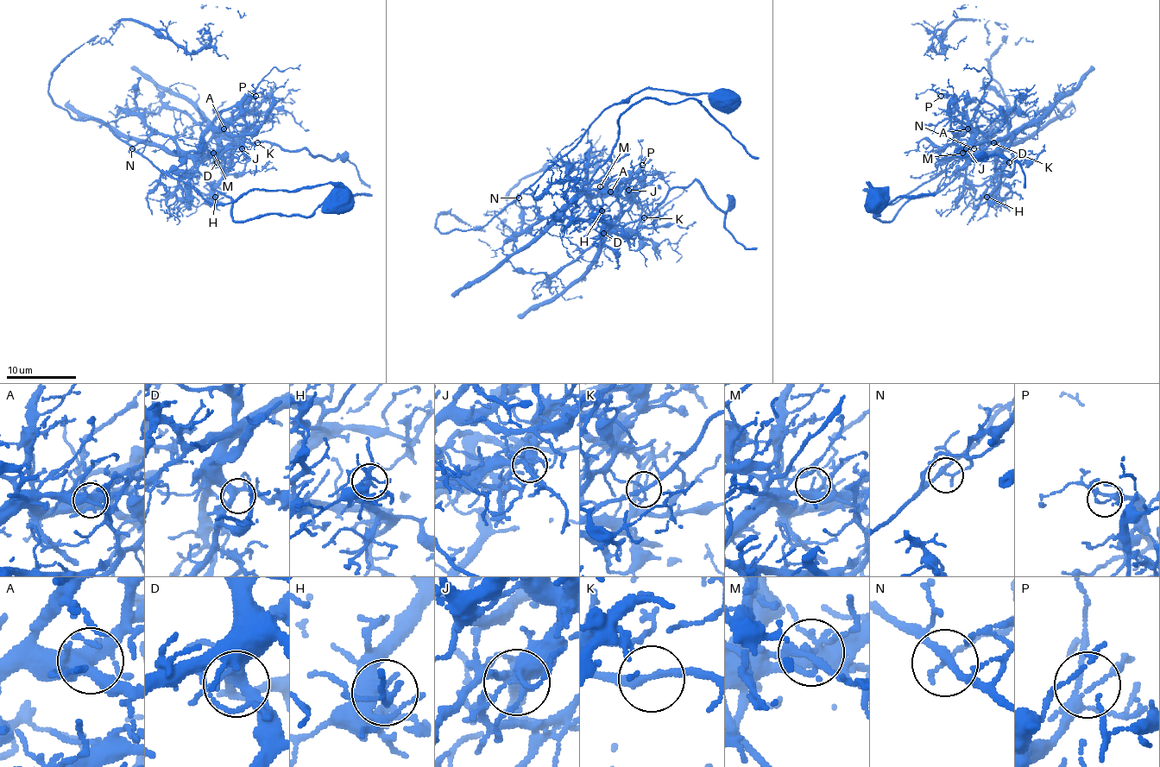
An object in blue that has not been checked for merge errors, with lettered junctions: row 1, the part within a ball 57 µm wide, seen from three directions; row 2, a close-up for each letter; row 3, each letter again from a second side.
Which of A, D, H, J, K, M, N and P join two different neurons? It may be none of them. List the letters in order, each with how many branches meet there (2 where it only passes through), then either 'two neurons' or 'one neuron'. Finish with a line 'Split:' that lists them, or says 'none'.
A: 6 | one neuron
D: 5 | one neuron
H: 5 | one neuron
J: 7 | two neurons
K: 3 | one neuron
M: 6 | one neuron
N: 3 | two neurons
P: 4 | one neuron
Split: J, N

